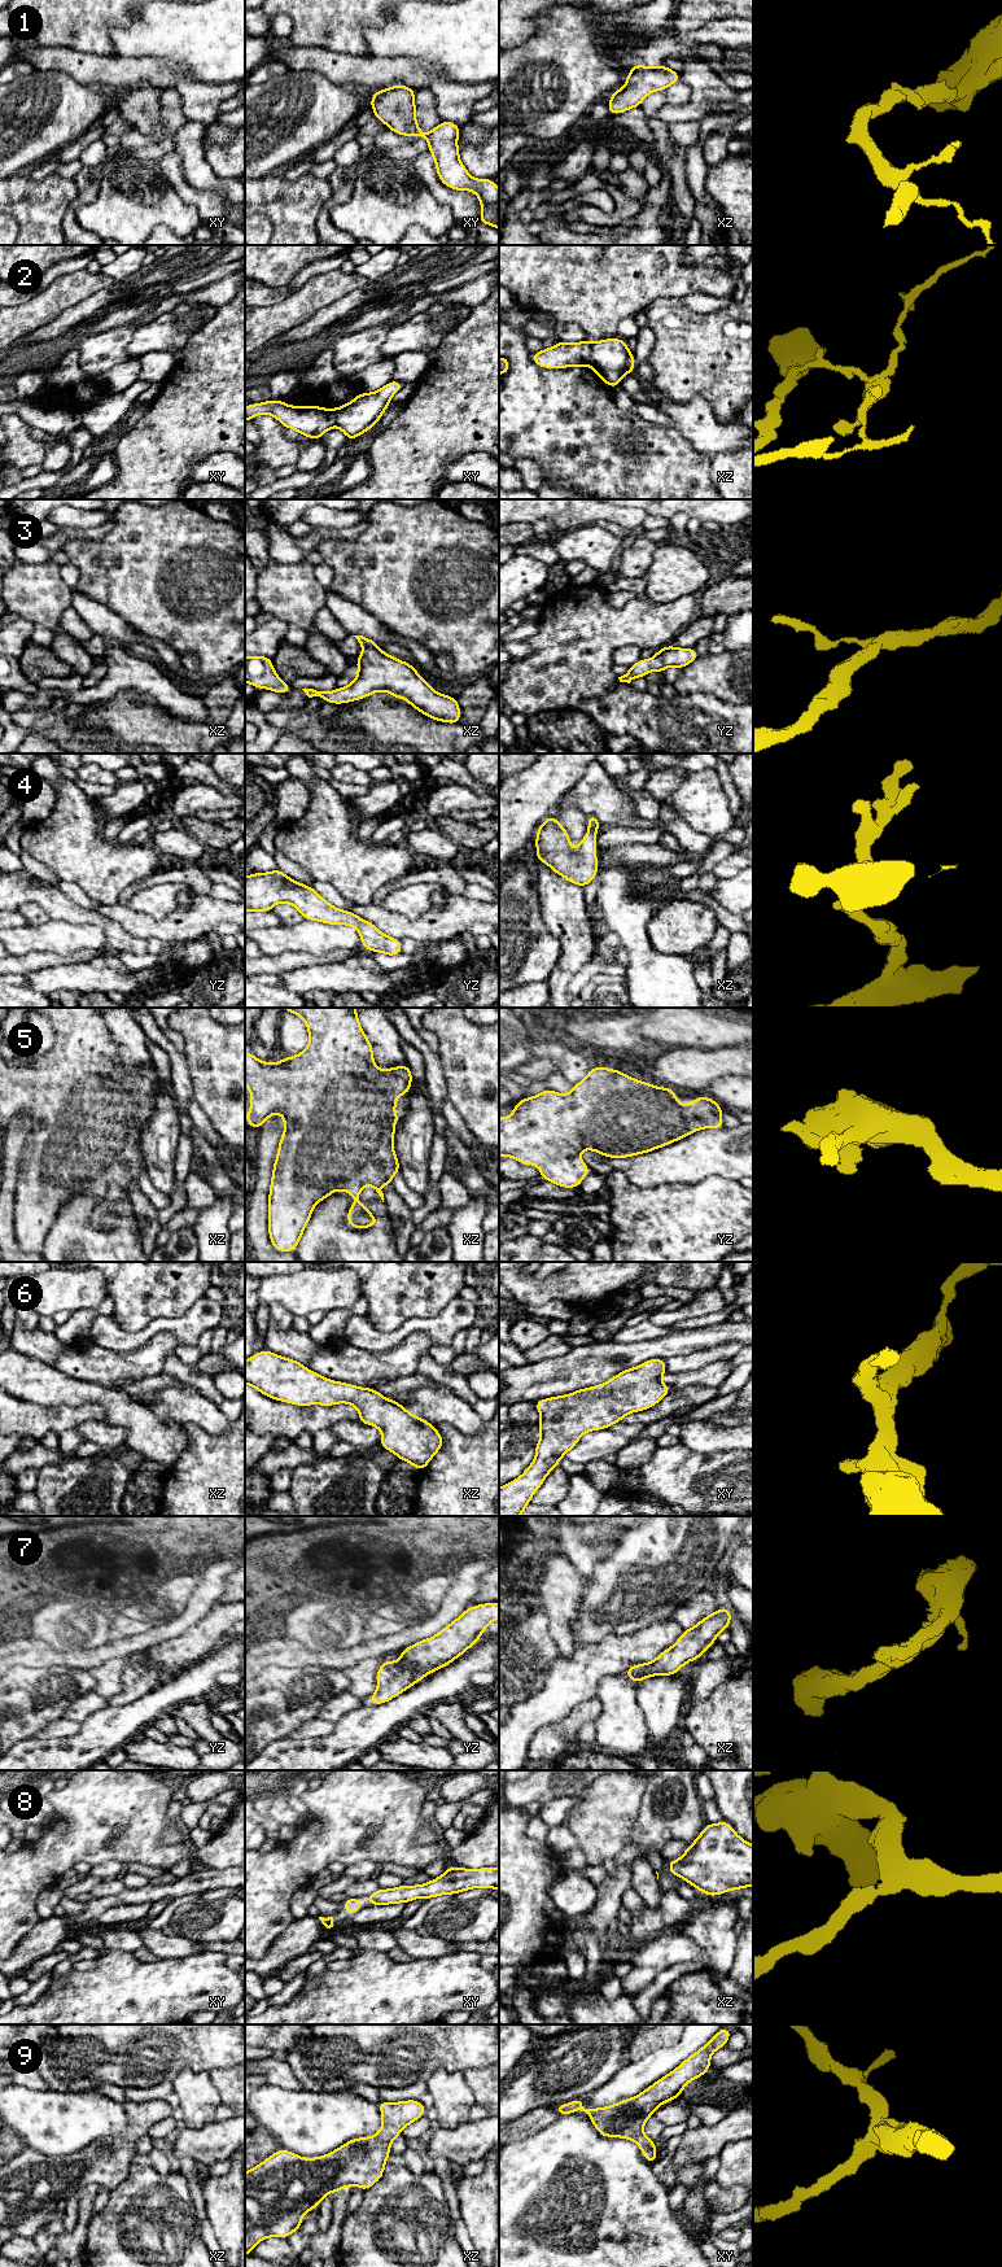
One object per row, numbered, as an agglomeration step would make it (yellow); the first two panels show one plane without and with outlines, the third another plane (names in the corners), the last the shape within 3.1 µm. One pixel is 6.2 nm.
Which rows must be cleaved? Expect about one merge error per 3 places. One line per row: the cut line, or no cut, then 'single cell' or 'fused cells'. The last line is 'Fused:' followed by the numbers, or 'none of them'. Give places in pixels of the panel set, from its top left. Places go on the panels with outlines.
1: no cut | single cell
2: xz (593, 343), (587, 365) | fused cells
3: no cut | single cell
4: no cut | single cell
5: no cut | single cell
6: no cut | single cell
7: no cut | single cell
8: no cut | single cell
9: no cut | single cell
Fused: 2

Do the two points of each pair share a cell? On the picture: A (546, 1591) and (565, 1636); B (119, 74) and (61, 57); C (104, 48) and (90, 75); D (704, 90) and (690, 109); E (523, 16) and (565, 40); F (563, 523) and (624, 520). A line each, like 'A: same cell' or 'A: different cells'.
A: same cell
B: same cell
C: different cells
D: different cells
E: different cells
F: same cell

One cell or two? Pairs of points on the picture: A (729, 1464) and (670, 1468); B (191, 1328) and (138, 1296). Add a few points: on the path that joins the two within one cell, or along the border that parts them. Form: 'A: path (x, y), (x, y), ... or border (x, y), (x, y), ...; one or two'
A: path (714, 1468), (685, 1468); one
B: border (198, 1300), (183, 1313), (154, 1319), (144, 1328); two

